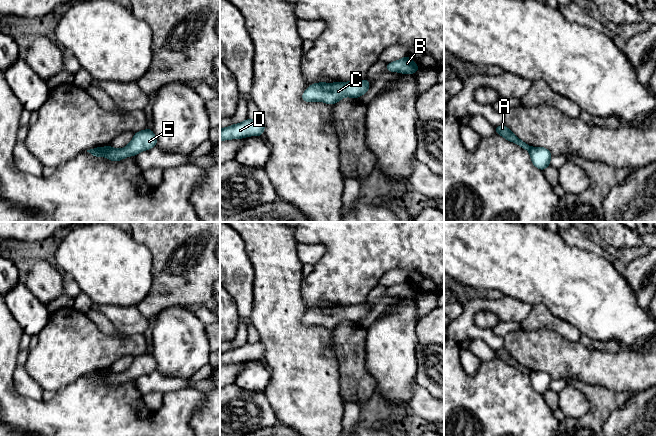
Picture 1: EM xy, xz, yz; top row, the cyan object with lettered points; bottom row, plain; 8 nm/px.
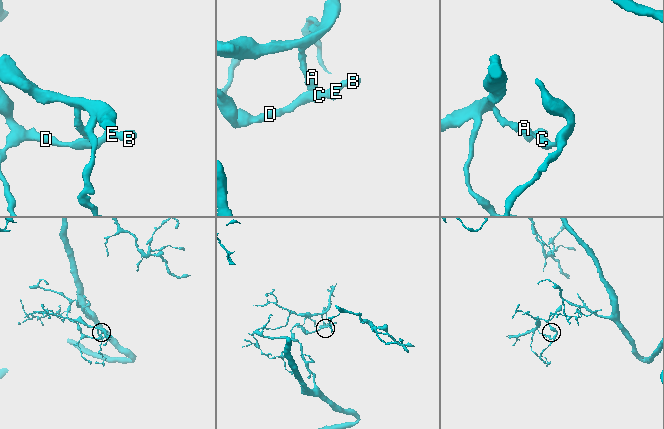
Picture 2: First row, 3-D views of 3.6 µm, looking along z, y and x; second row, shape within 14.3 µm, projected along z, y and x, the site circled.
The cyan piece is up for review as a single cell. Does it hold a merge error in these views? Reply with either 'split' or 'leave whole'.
split

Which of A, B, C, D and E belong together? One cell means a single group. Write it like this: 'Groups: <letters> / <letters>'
Groups: A / B C D E

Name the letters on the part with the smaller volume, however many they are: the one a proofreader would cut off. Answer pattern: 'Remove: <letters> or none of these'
Remove: A

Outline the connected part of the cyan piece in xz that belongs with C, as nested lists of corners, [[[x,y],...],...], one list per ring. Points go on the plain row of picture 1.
[[[366,303],[349,306],[315,307],[308,310],[301,322],[305,326],[324,326],[334,329],[344,321],[358,322],[367,317],[370,306]]]

